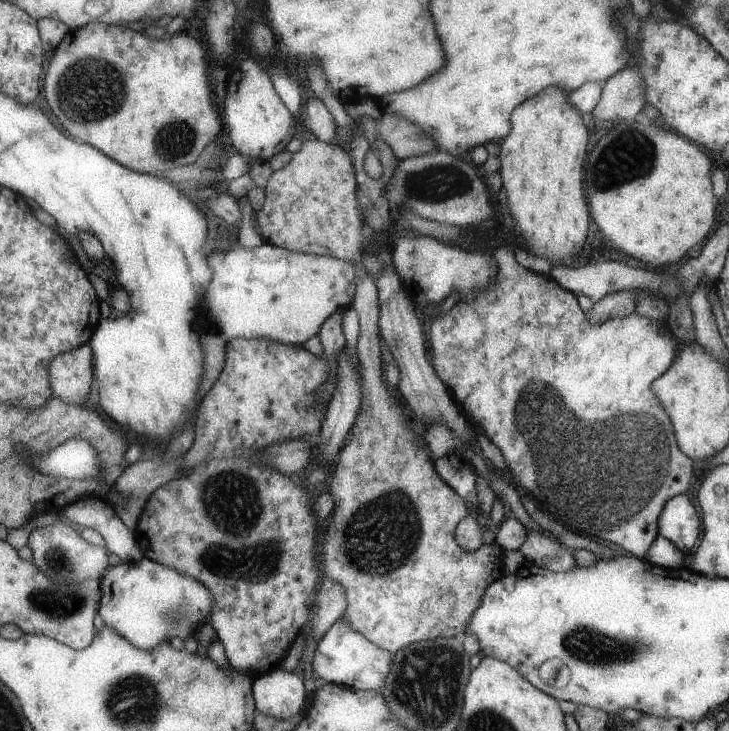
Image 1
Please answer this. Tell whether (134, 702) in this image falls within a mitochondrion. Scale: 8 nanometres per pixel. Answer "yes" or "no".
yes

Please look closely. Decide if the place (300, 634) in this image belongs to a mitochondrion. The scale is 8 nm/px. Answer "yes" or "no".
no

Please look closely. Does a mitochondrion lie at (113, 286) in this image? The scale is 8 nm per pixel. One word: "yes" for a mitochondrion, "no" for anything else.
no

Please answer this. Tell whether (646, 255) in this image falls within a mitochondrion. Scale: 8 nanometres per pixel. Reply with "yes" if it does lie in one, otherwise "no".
no

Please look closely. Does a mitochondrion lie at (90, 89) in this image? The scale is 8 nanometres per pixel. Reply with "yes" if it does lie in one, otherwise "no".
yes

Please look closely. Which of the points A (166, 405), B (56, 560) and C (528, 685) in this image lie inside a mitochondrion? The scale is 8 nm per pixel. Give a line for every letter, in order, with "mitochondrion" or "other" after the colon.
A: other
B: mitochondrion
C: other

